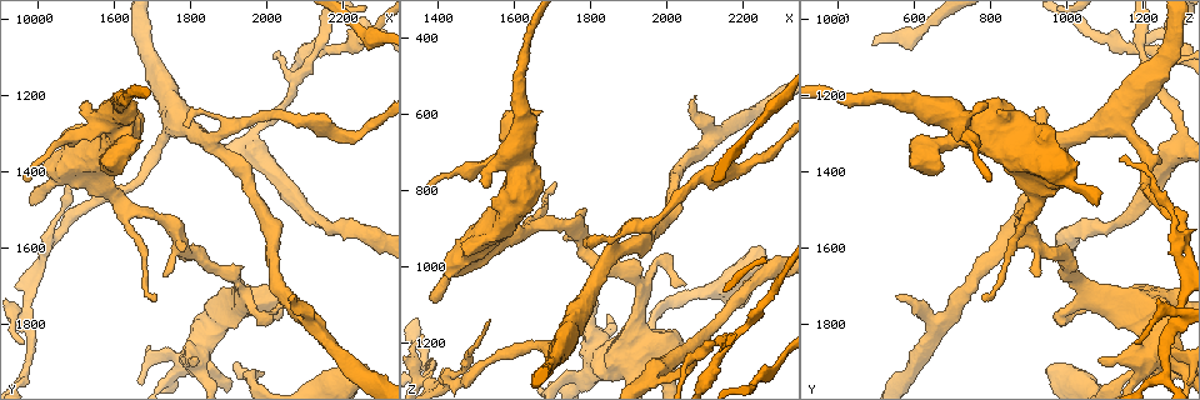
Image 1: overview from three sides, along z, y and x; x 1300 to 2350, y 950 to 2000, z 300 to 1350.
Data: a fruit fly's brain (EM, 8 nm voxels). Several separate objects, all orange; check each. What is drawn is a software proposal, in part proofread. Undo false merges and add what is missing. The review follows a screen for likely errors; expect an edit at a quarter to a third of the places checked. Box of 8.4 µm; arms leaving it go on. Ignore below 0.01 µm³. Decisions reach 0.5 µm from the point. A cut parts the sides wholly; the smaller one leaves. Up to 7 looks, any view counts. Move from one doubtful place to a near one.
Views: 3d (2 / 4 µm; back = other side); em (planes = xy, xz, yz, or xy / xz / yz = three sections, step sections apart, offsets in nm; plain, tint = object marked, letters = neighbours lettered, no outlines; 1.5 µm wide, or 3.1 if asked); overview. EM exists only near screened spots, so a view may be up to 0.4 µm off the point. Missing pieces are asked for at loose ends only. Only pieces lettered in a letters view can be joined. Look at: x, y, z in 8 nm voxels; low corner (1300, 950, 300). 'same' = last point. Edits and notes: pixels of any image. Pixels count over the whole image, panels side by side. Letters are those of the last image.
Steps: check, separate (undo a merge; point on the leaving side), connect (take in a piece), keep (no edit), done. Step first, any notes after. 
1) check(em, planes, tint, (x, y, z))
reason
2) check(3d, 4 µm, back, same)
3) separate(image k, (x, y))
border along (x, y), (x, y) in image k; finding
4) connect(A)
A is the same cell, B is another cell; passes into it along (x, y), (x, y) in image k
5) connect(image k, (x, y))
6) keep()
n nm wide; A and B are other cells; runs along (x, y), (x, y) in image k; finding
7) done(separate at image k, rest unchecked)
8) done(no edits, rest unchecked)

check(em, planes, letters, (2045, 1755, 1045))
tapers out

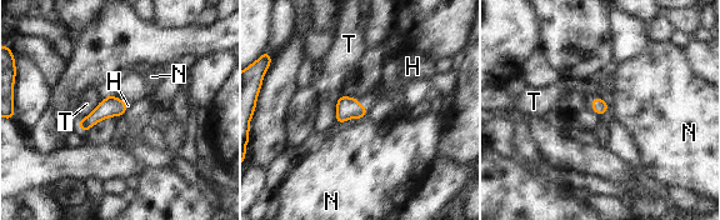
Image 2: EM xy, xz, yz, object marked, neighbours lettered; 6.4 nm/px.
connect(H)
90 nm wide; H is the same cell, N and T are other cells; passes into it along (346, 108), (364, 108), (385, 94) in image 2; the neuron continues

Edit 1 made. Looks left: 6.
check(3d, 2 µm, (2080, 1730, 550))
branch stops here

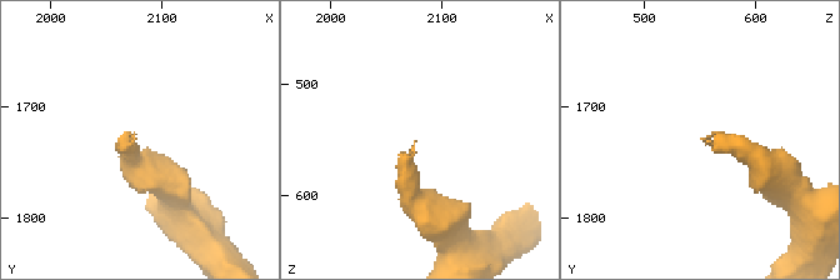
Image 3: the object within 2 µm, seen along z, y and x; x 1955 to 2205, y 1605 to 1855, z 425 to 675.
check(em, planes, letters, (2078, 1726, 558))
now the EM

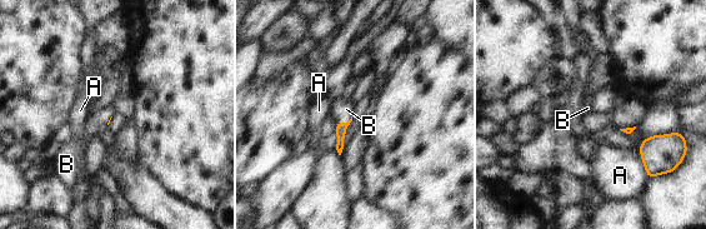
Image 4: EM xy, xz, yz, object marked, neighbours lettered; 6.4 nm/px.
connect(B)
B is the same cell, A is another cell; passes into it along (341, 128), (344, 123), (341, 110) in image 4; it goes on there

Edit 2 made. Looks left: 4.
done(connect at image 2, connect at image 4, rest unchecked)

